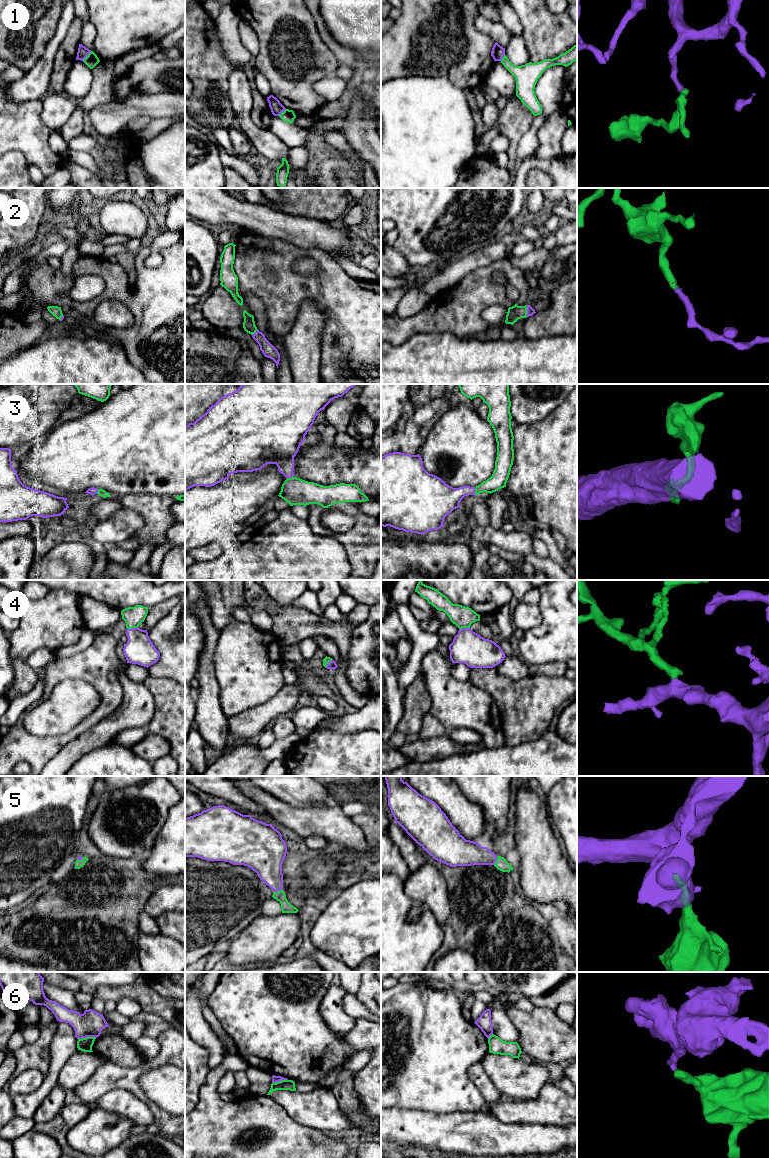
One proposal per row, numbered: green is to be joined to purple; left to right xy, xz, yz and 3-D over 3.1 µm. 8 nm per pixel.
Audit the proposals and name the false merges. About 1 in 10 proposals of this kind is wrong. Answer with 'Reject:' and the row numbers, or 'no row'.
Reject: 1, 6

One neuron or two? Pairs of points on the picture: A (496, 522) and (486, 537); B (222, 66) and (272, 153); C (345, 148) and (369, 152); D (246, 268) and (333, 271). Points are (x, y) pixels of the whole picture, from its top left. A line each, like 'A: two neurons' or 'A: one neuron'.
A: two neurons
B: two neurons
C: two neurons
D: one neuron

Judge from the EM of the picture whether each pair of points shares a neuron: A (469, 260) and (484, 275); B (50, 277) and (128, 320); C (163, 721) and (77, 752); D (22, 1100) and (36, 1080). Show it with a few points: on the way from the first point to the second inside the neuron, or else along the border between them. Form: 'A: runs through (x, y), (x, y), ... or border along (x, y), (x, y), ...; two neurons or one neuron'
A: border along (499, 259), (490, 264), (475, 268), (458, 282); two neurons
B: border along (123, 304), (103, 300), (95, 309), (92, 318); two neurons
C: border along (155, 704), (153, 717), (145, 726); two neurons
D: border along (44, 1079), (33, 1091), (16, 1093), (12, 1096); two neurons

